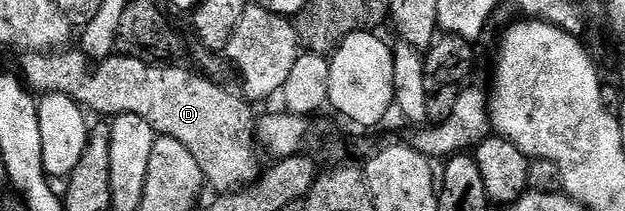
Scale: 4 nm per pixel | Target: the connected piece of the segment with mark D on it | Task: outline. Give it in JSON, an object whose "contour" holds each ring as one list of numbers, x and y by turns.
{"contour":[[70,47,65,51,51,51,49,53,26,53,23,56,20,76,27,89,38,95,48,93,63,93,73,97,83,110,91,114,103,113,103,118,113,119,124,115,140,115,148,127,154,129,160,137,171,137,188,147,188,152,196,158,200,166,203,182,215,189,215,194,233,193,239,189,253,185,264,172,264,164,258,158,260,146,256,140,256,116,252,110,251,102,245,96,233,93,190,69,182,69,181,64,176,65,149,65,135,57,115,55,107,61,97,64,91,61,85,53,77,48]]}

